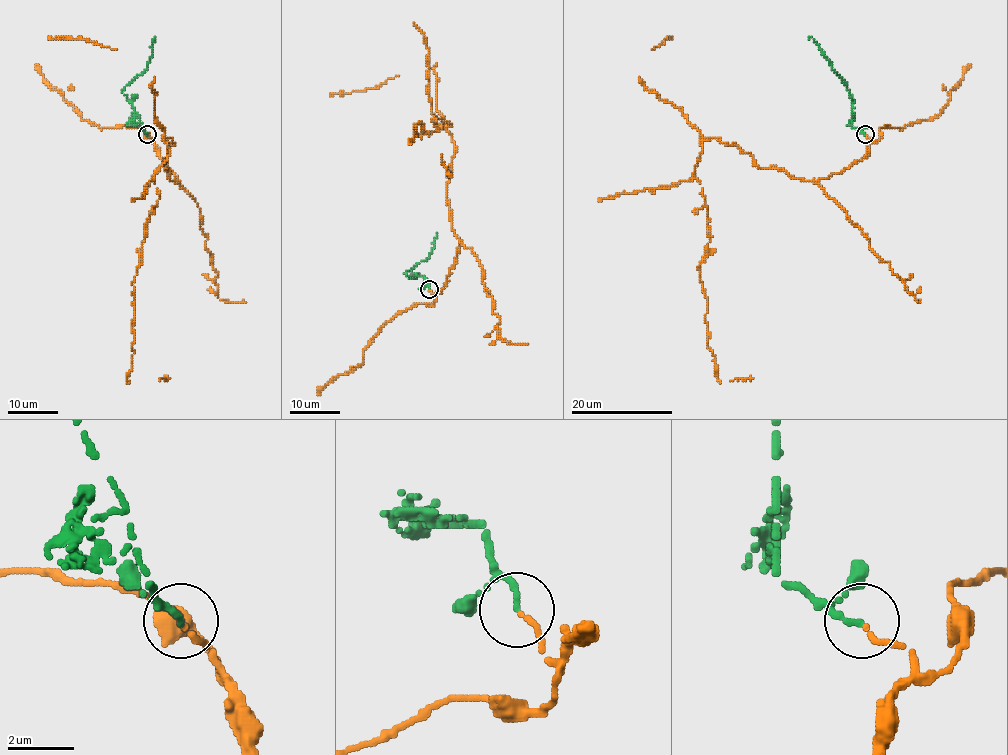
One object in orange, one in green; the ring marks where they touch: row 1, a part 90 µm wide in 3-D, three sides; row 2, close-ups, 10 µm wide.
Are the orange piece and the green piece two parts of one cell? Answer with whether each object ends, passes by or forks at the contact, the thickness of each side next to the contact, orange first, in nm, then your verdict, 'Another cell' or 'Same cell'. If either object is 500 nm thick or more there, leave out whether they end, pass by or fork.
At the ring orange ends. At the ring green ends. Thickness 150 nm (orange) against 200 nm. Same cell

